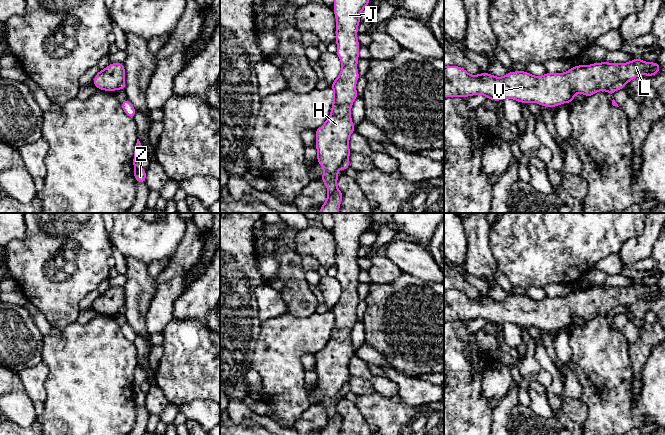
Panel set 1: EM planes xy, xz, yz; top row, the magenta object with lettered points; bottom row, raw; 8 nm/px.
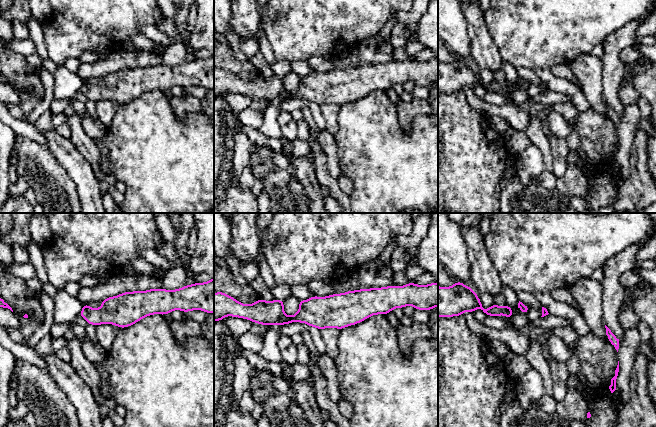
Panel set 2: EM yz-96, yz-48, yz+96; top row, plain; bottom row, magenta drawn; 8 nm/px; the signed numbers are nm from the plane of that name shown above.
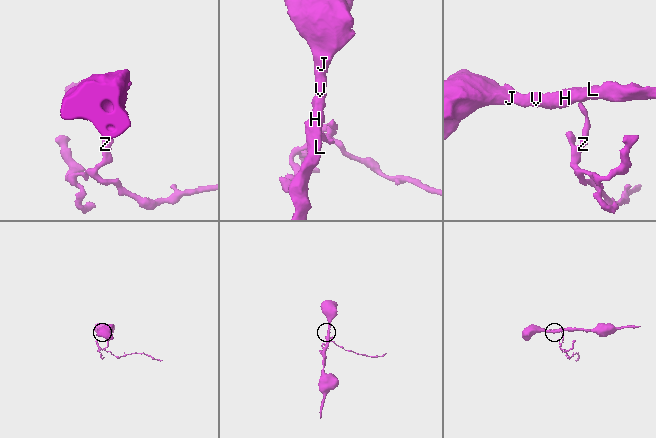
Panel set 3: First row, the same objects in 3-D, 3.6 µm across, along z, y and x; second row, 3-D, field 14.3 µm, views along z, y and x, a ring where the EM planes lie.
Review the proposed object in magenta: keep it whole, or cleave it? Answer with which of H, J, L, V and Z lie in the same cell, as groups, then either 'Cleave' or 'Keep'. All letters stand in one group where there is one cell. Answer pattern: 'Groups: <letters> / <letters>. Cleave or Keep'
Groups: H J L V / Z. Cleave

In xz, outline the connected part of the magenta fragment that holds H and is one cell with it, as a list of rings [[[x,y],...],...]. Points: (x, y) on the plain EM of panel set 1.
[[[332,213],[335,221],[333,235],[336,241],[336,278],[341,285],[341,296],[330,309],[333,312],[333,327],[330,339],[324,348],[316,353],[315,370],[317,373],[317,385],[323,392],[323,400],[320,402],[327,411],[327,423],[319,435],[339,435],[343,422],[342,416],[337,411],[337,397],[343,392],[344,386],[351,378],[349,373],[350,359],[355,355],[351,342],[351,331],[358,321],[356,307],[359,303],[357,287],[359,284],[360,268],[357,263],[358,249],[361,247],[359,239],[368,230],[372,213]]]

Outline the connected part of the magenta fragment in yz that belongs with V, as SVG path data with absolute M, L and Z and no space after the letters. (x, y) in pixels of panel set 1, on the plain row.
M635 282L626 287L577 289L564 297L545 297L539 301L526 295L496 301L484 296L470 299L465 293L451 289L444 290L444 321L465 322L482 318L496 326L511 322L520 327L534 326L552 332L574 326L576 317L591 321L638 300L654 300L661 292L656 286Z

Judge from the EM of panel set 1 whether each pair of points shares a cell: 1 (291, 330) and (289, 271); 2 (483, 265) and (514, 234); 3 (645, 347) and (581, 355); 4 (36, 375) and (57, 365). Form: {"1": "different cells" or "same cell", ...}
{"1": "different cells", "2": "different cells", "3": "different cells", "4": "different cells"}

